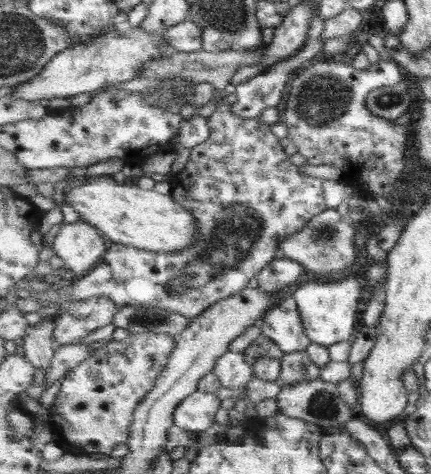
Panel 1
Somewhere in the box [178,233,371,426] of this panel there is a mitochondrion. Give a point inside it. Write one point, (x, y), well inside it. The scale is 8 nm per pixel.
(324, 405)

